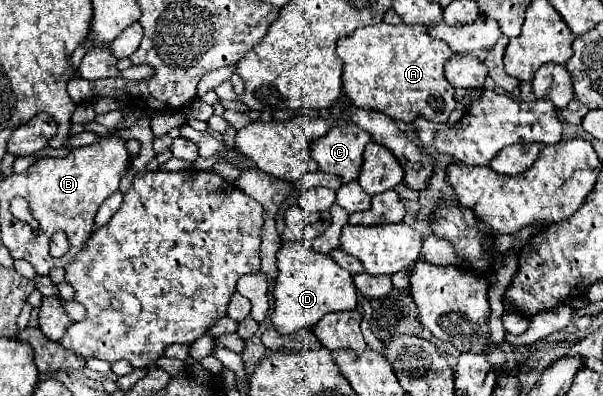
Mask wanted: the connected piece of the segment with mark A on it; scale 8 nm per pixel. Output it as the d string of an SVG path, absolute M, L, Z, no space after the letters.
M371 25L337 41L343 61L343 91L355 107L381 111L395 121L411 125L417 117L447 123L453 113L455 89L445 79L445 61L455 53L441 39L433 39L423 25Z

